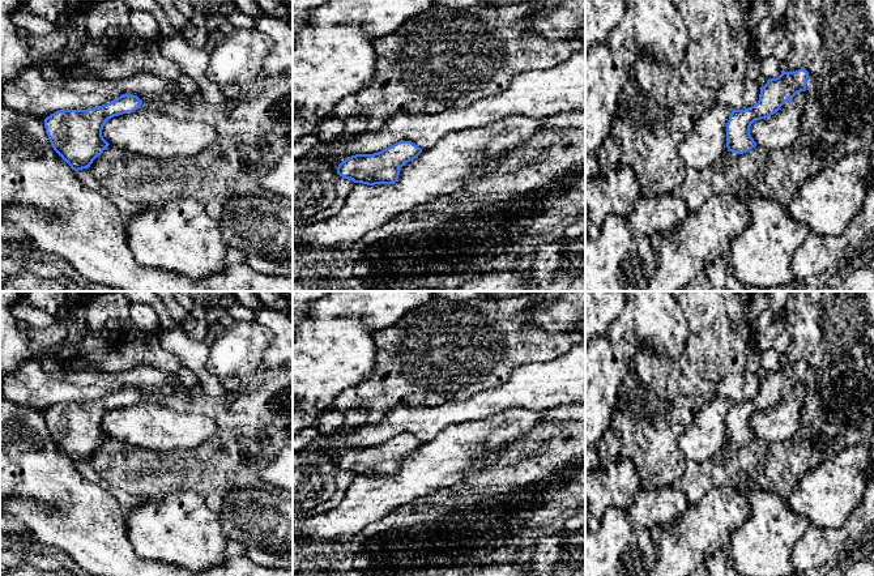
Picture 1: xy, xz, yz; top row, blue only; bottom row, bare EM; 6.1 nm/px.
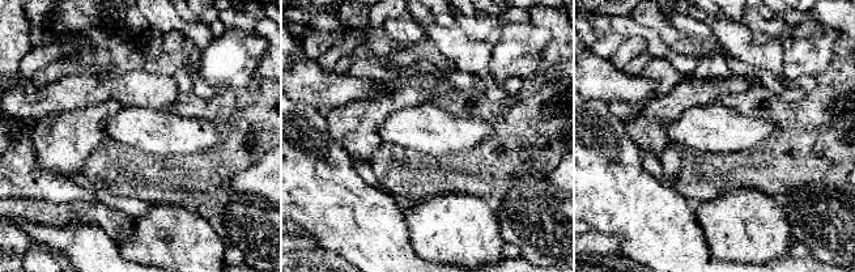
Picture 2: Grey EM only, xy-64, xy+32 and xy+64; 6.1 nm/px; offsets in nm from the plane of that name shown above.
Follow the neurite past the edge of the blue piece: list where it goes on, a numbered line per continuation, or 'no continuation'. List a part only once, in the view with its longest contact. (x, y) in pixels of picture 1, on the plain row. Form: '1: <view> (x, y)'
no continuation

